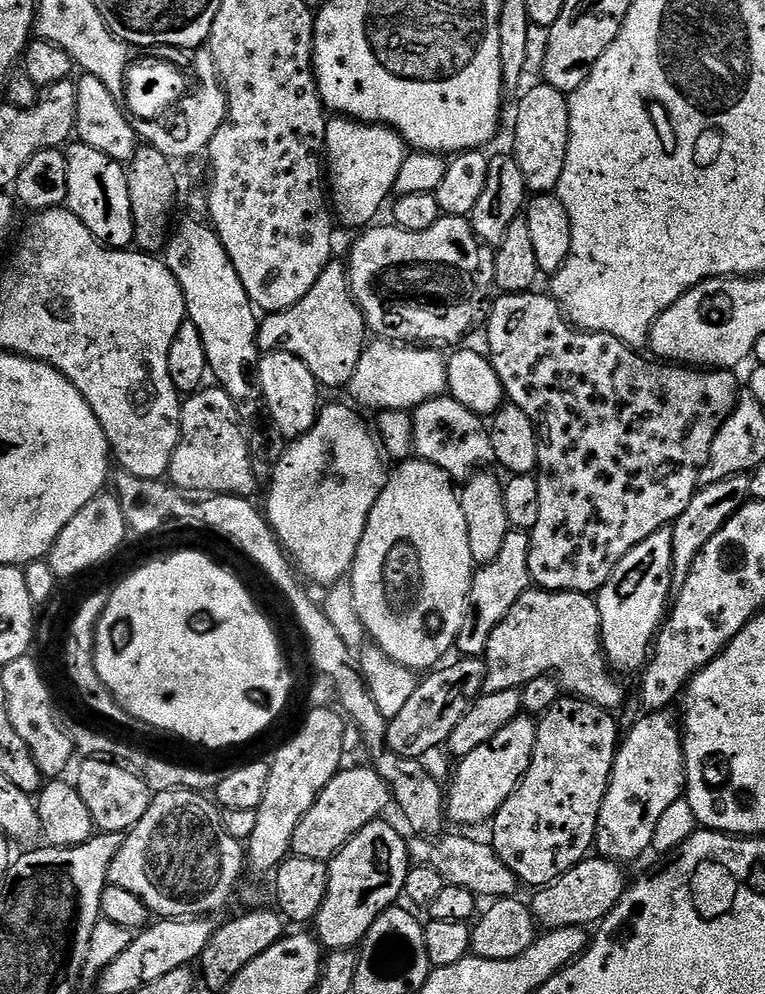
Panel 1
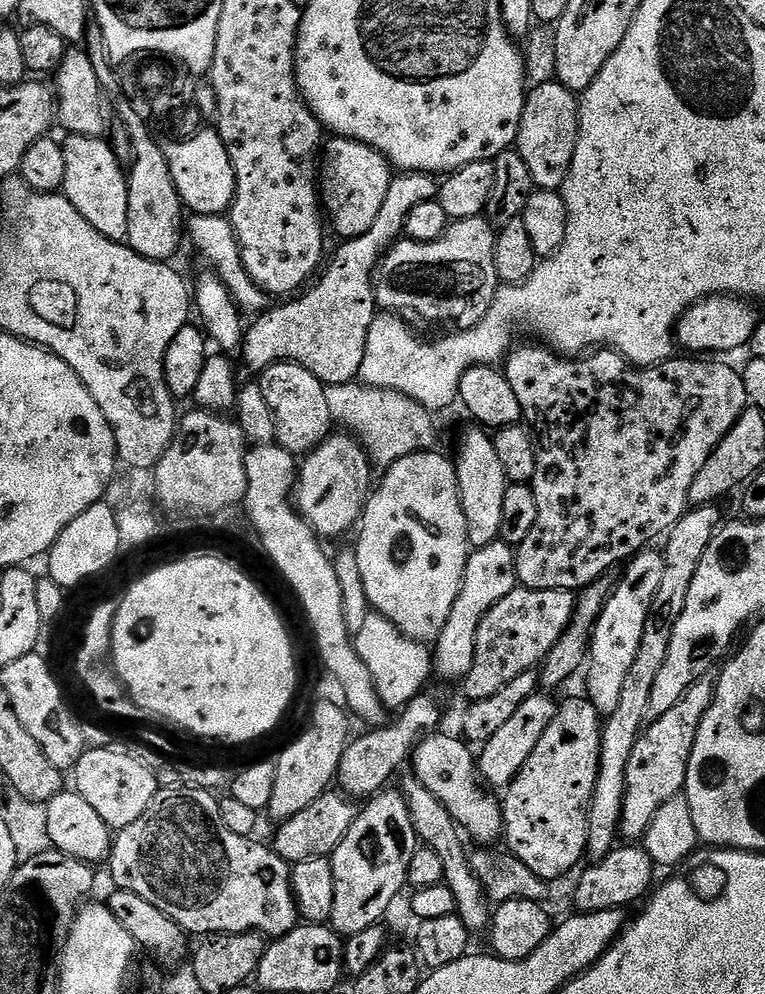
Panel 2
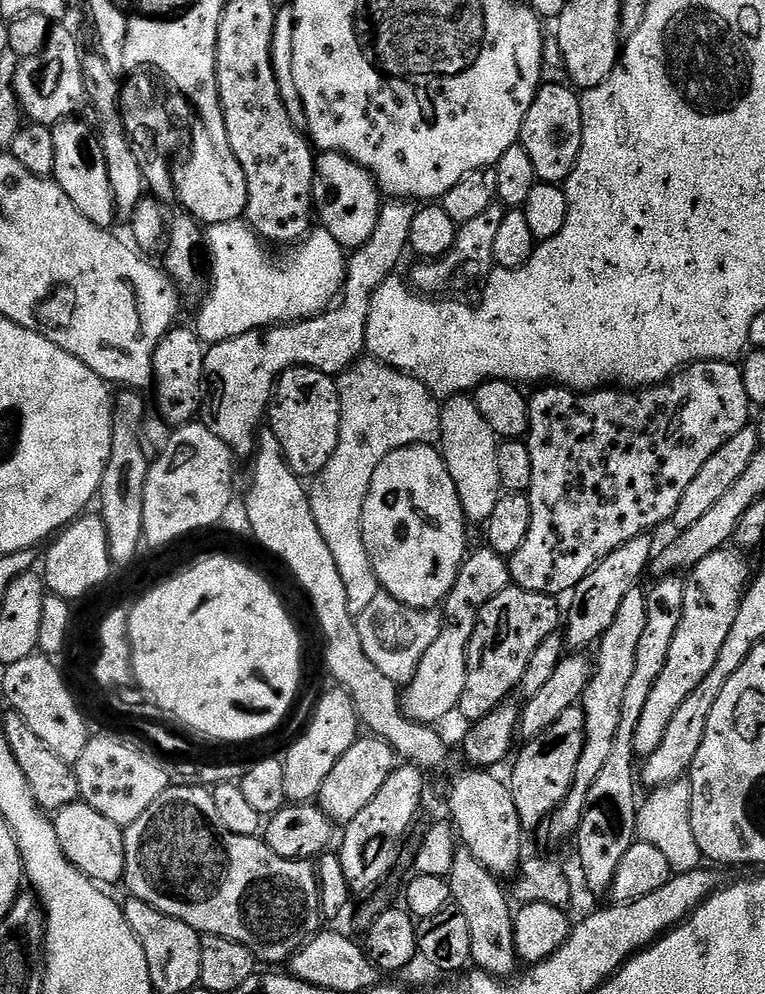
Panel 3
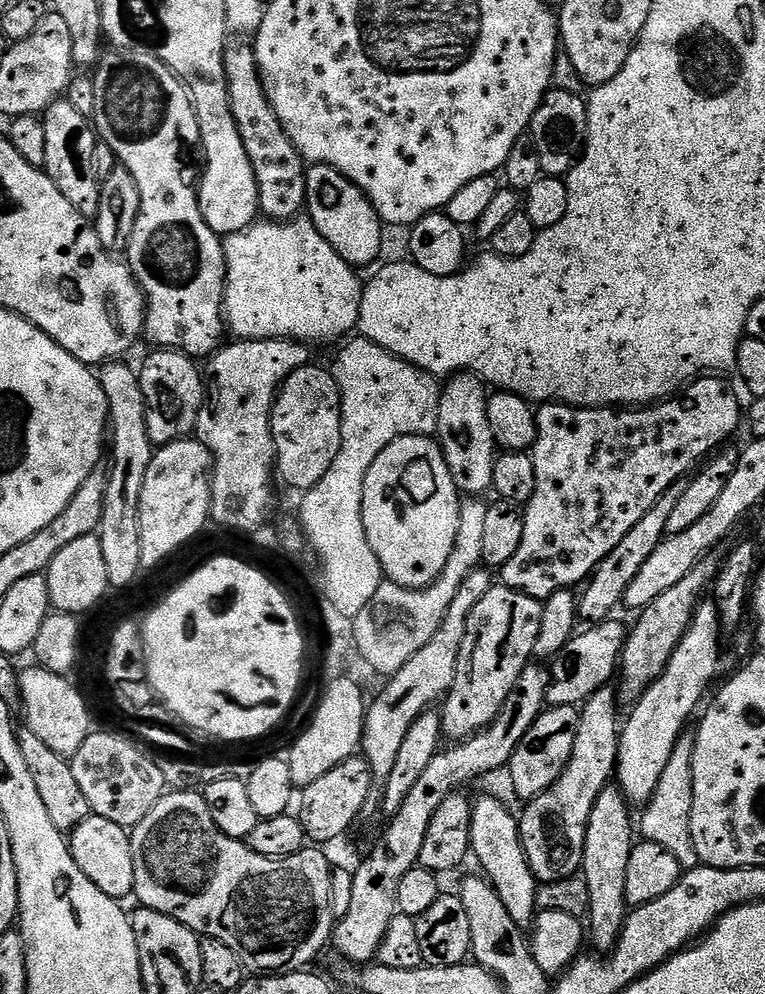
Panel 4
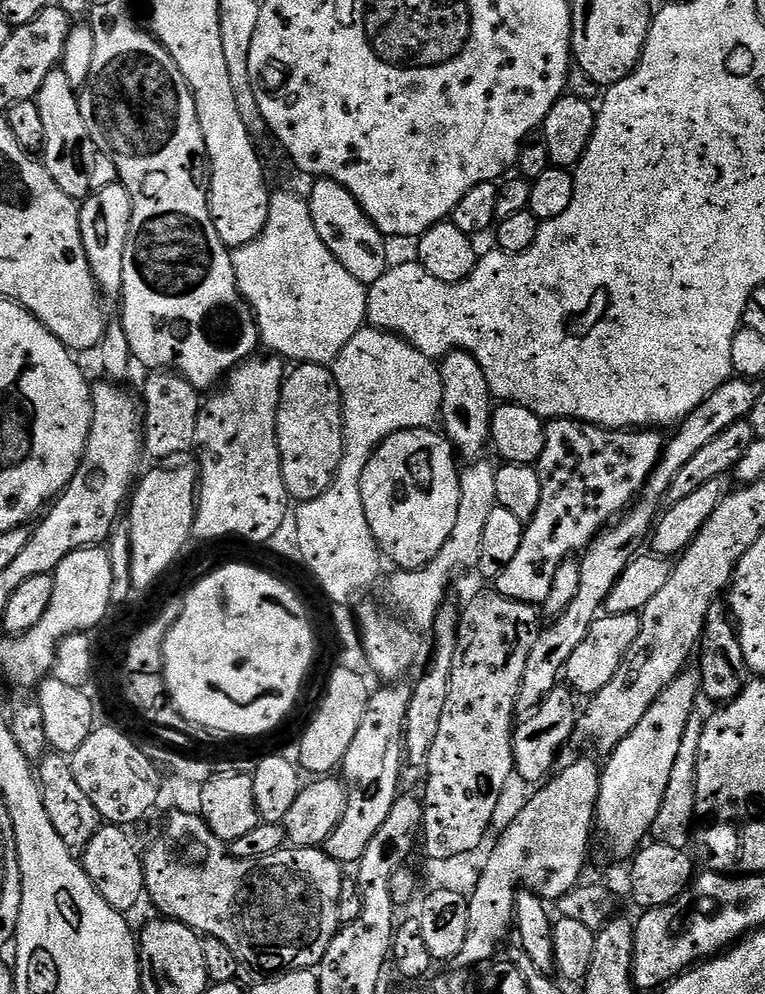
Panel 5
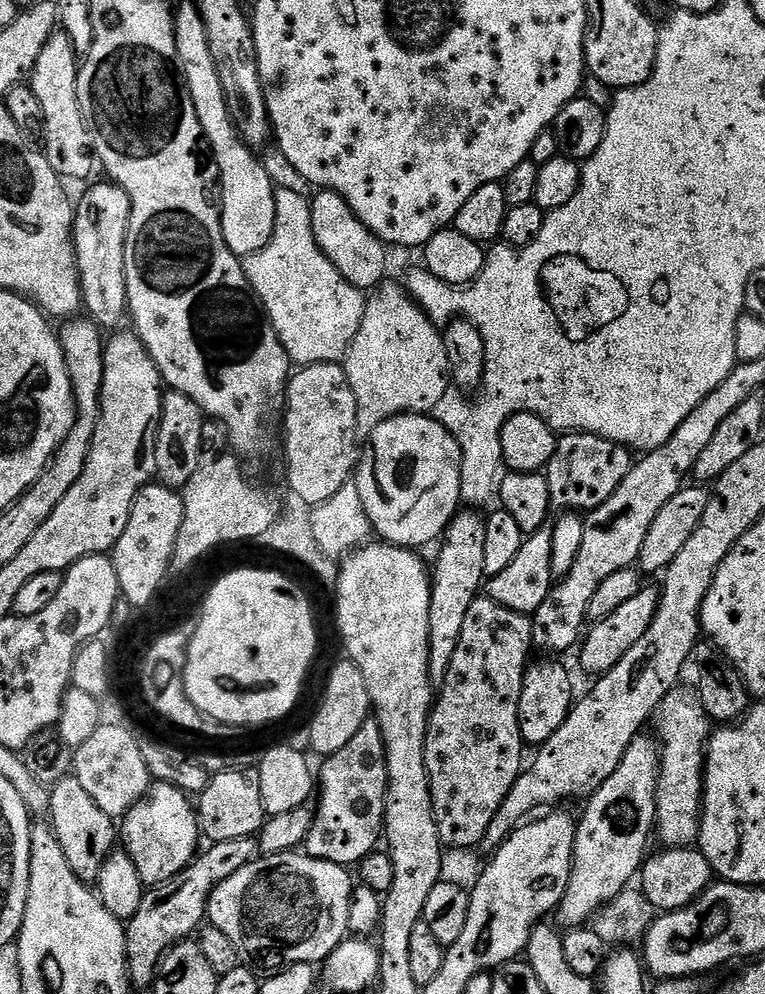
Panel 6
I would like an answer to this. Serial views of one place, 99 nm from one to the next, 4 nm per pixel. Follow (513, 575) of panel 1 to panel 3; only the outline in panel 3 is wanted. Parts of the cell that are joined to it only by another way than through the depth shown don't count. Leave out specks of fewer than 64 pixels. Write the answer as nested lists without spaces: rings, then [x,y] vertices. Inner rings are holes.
[[[481,546],[477,552],[472,550],[465,555],[464,564],[458,570],[458,578],[442,605],[438,638],[434,638],[430,650],[422,654],[422,662],[418,662],[418,670],[412,681],[403,685],[400,708],[404,711],[405,720],[431,725],[436,722],[432,720],[440,720],[459,709],[462,690],[466,690],[468,647],[474,634],[474,626],[478,622],[478,614],[486,606],[486,602],[490,602],[490,598],[498,598],[498,594],[502,594],[502,590],[506,590],[511,584],[508,560],[499,556],[494,549]]]

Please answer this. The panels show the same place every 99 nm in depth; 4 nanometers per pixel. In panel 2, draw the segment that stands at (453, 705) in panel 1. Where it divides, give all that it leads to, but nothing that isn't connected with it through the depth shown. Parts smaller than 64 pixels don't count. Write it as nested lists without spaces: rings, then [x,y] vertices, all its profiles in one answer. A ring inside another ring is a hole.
[[[421,694],[408,703],[408,707],[399,713],[400,720],[392,725],[376,726],[365,736],[360,736],[349,743],[348,749],[342,754],[342,762],[336,771],[339,791],[349,798],[364,796],[371,798],[385,787],[384,784],[400,767],[409,763],[412,749],[420,743],[425,734],[439,729],[440,704],[429,694]]]

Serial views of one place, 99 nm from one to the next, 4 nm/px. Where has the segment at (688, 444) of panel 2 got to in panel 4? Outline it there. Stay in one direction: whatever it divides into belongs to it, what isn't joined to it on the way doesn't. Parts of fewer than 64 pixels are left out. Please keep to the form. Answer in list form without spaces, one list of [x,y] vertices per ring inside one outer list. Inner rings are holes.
[[[716,374],[701,375],[699,378],[693,379],[679,394],[654,404],[637,407],[635,410],[621,410],[616,406],[575,408],[573,404],[544,402],[535,409],[535,413],[536,441],[533,442],[530,449],[530,455],[534,462],[534,498],[530,498],[530,502],[523,505],[522,508],[524,514],[522,542],[518,545],[514,558],[510,558],[510,562],[506,562],[506,566],[499,569],[498,576],[499,579],[500,576],[504,579],[501,580],[503,587],[513,588],[541,602],[549,600],[558,590],[563,588],[572,590],[583,585],[595,572],[596,567],[604,561],[606,554],[610,554],[610,550],[614,550],[614,546],[618,546],[618,542],[622,542],[622,538],[626,538],[626,534],[630,534],[630,530],[634,530],[636,523],[642,522],[642,518],[646,518],[650,506],[654,506],[654,502],[658,502],[658,498],[662,498],[662,494],[666,494],[666,490],[670,490],[670,486],[674,482],[685,479],[701,461],[711,457],[721,445],[728,442],[723,442],[723,440],[730,439],[735,434],[736,427],[739,424],[741,427],[742,424],[742,404],[740,408],[739,398],[728,389],[724,378]]]

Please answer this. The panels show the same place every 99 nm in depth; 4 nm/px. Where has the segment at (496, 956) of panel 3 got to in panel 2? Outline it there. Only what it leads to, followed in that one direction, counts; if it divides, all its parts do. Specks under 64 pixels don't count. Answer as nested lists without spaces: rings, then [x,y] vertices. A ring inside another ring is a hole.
[[[411,774],[405,776],[405,780],[398,784],[398,790],[404,796],[406,806],[410,810],[410,822],[416,831],[417,841],[423,847],[434,850],[434,854],[438,854],[438,858],[442,858],[444,883],[447,884],[450,894],[454,894],[456,915],[466,925],[469,933],[476,934],[483,928],[485,931],[490,924],[490,901],[484,895],[482,886],[474,878],[472,868],[468,865],[469,853],[464,852],[464,844],[460,841],[461,829],[450,814],[450,810],[446,810],[440,805],[438,798],[434,798],[434,794],[430,794],[430,790],[426,790],[426,786],[422,786],[422,782],[418,782]]]

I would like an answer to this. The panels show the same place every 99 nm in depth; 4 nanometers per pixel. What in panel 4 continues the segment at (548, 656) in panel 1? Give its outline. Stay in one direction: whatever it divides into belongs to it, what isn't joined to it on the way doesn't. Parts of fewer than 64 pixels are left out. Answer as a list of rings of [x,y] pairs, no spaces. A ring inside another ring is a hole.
[[[493,586],[482,602],[470,610],[466,632],[458,650],[458,666],[454,682],[442,701],[442,732],[459,742],[480,732],[502,710],[502,702],[518,682],[518,674],[533,659],[538,626],[542,626],[541,601],[530,598],[513,588]]]

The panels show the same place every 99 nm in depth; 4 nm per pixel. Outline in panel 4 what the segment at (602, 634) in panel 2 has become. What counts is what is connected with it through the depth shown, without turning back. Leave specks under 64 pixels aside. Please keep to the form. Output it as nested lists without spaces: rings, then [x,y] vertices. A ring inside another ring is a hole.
[[[615,687],[599,688],[594,695],[585,700],[580,708],[580,725],[574,738],[574,750],[570,754],[570,762],[566,770],[554,782],[554,786],[538,794],[533,800],[523,805],[524,813],[519,813],[520,841],[528,859],[530,870],[537,881],[552,884],[555,880],[569,880],[581,871],[584,863],[584,847],[586,846],[586,826],[590,822],[590,810],[594,810],[594,802],[604,788],[609,787],[616,771],[616,755],[620,745],[621,725],[616,724],[616,704],[618,692]]]

